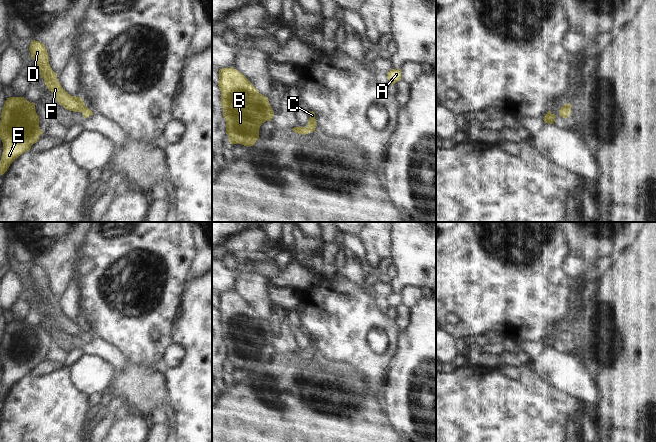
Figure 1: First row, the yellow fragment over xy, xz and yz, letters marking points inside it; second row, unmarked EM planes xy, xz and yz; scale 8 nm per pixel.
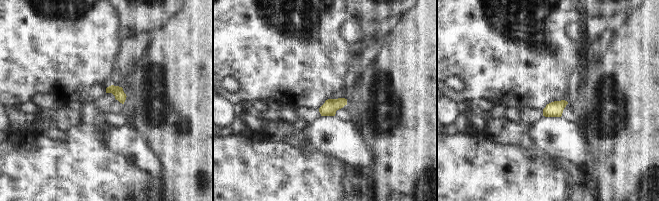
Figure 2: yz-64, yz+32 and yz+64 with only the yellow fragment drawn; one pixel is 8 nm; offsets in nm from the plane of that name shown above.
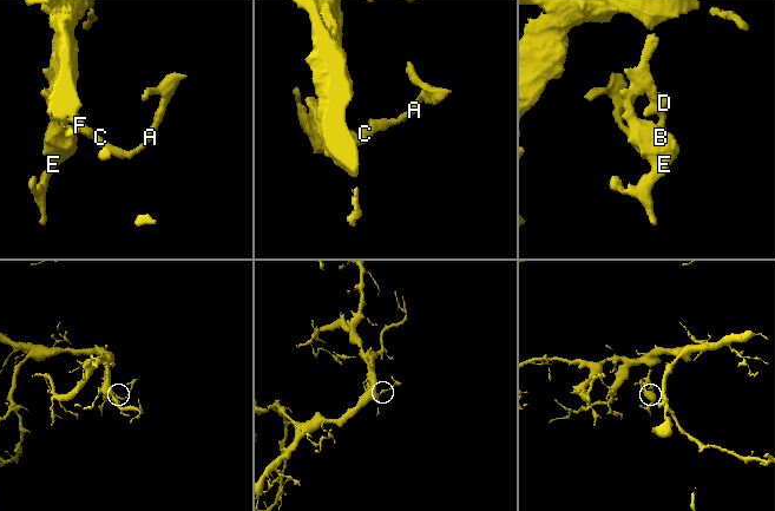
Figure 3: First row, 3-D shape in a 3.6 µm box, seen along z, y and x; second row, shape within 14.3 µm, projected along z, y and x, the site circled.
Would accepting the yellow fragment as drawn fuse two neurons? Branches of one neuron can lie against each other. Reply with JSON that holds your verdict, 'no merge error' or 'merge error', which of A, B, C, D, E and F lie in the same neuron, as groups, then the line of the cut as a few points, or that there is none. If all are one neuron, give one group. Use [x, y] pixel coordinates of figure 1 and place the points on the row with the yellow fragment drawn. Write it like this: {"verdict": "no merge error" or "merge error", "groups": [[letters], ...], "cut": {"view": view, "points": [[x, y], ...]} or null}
{"verdict": "no merge error", "groups": [["A", "B", "C", "D", "E", "F"]], "cut": null}

